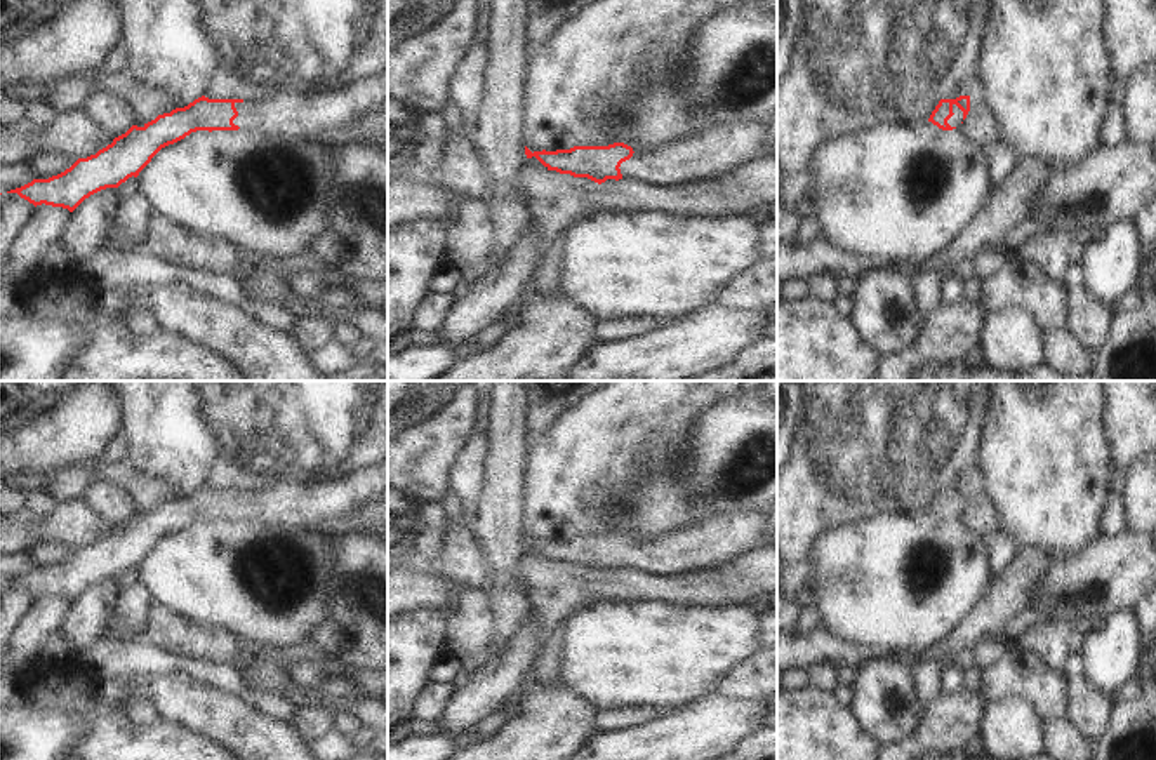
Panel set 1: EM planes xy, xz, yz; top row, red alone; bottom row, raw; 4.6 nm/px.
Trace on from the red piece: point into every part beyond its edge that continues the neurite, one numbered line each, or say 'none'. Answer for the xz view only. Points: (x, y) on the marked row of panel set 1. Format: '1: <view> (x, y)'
1: xz (715, 152)

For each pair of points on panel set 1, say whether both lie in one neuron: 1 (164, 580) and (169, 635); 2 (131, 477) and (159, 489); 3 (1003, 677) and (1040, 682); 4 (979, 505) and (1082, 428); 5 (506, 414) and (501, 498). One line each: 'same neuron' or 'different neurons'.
1: different neurons
2: same neuron
3: same neuron
4: different neurons
5: same neuron

